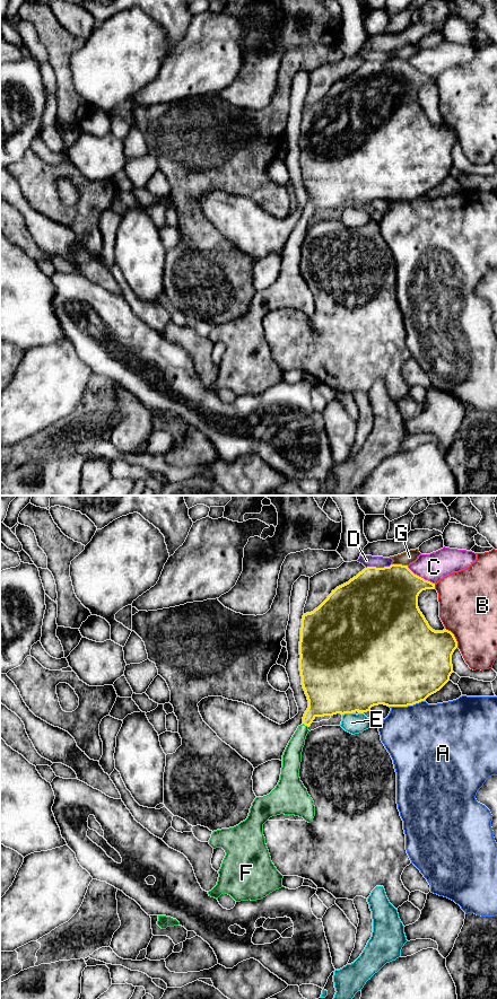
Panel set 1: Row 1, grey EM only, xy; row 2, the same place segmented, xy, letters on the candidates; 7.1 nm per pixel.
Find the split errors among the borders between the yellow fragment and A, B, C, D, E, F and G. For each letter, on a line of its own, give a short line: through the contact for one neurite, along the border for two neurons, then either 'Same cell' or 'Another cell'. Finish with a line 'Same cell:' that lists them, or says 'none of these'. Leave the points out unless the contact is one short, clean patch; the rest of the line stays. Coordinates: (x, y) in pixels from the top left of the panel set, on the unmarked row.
A: Another cell
B: Another cell
C: Another cell
D: Another cell
E: Another cell
F: Line: xy (325, 191), (310, 209), (305, 219), (291, 251). Same cell
G: Another cell
Same cell: F

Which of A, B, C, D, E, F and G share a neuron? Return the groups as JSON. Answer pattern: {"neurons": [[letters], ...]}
{"neurons": [["A"], ["B"], ["C"], ["D"], ["E"], ["F"], ["G"]]}

